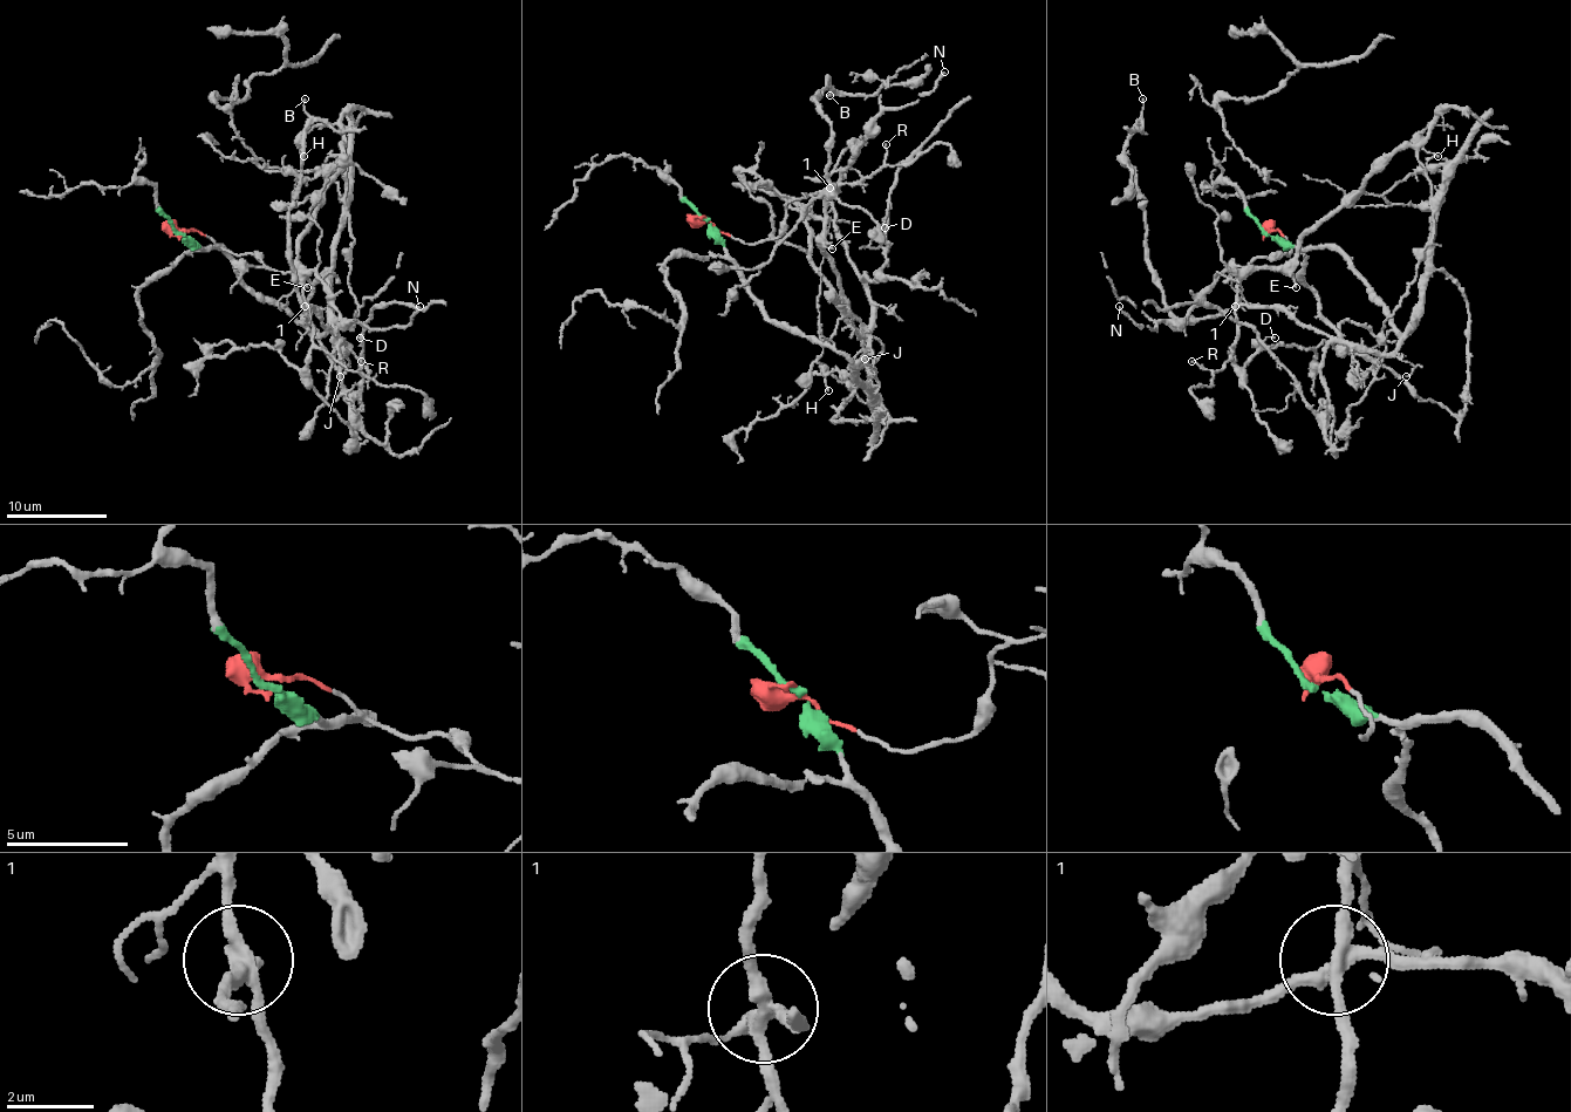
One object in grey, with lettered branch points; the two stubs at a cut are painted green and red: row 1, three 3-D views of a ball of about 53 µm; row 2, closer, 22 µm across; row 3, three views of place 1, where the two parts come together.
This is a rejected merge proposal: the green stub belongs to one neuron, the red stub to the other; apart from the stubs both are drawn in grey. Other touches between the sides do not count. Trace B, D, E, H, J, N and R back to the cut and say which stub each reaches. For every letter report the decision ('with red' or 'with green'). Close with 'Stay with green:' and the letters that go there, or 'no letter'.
B: with green
D: with green
E: with red
H: with red
J: with green
N: with red
R: with red
Stay with green: B, D, J

